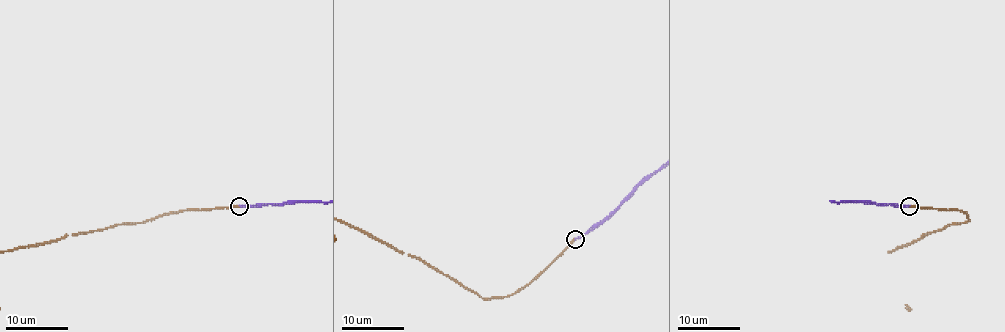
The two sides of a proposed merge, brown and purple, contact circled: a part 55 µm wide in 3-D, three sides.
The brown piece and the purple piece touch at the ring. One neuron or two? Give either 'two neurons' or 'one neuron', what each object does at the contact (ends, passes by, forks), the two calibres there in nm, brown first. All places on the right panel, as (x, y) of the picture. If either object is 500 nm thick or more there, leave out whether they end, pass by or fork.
two neurons; brown ends; purple ends; calibres 200 and 180 nm

